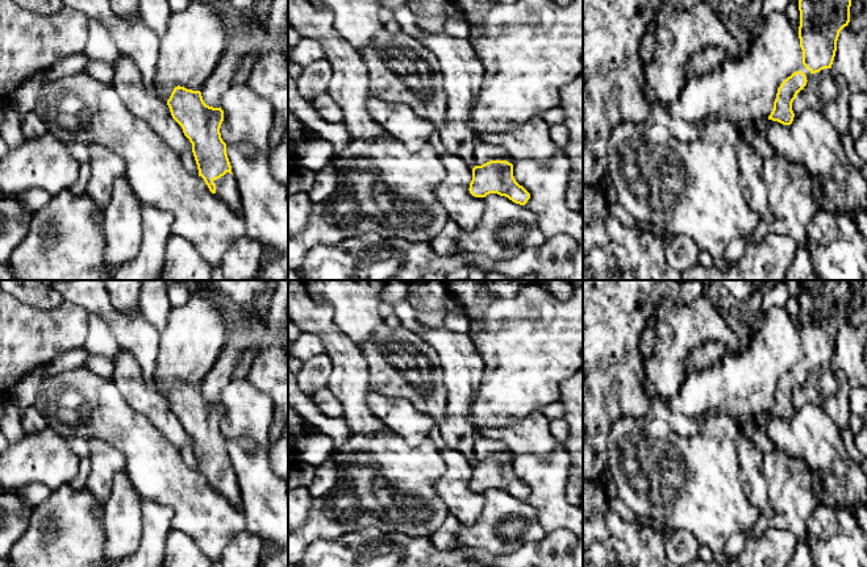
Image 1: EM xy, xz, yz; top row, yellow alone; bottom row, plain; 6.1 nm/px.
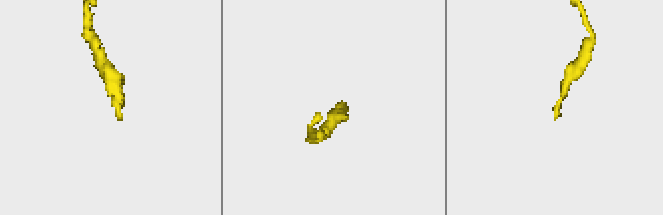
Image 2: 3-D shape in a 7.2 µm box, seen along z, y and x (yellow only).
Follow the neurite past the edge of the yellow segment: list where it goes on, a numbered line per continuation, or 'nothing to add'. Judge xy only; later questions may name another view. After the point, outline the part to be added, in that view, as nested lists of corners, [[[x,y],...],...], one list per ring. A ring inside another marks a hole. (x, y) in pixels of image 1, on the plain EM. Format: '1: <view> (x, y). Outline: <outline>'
1: xy (226, 483). Outline: [[[226,467],[220,474],[213,475],[216,489],[222,493],[233,505],[239,508],[239,485],[234,471]]]

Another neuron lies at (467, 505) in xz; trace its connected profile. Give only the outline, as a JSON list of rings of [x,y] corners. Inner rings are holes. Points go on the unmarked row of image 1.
[[[450,447],[439,451],[446,471],[435,481],[434,489],[450,513],[454,514],[462,525],[471,526],[482,516],[485,503],[484,493],[475,492],[468,485],[472,475],[472,462],[462,453]]]

